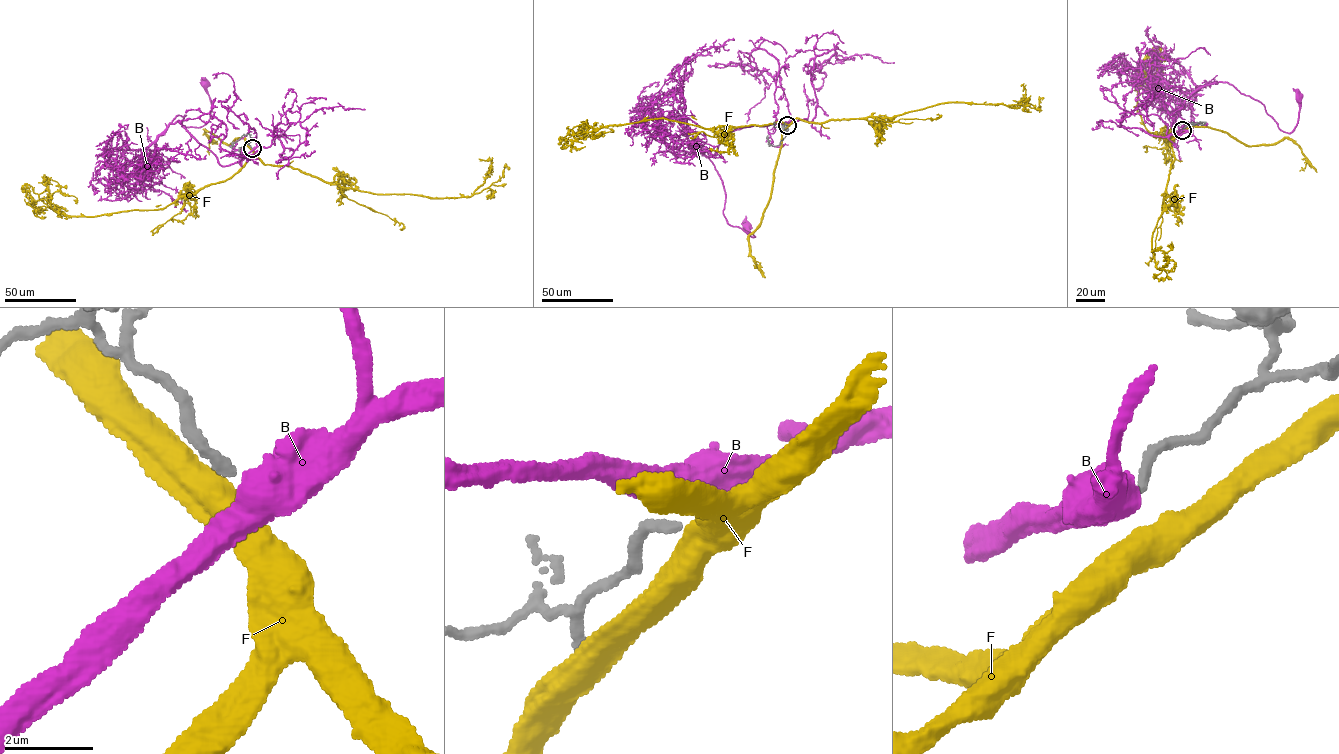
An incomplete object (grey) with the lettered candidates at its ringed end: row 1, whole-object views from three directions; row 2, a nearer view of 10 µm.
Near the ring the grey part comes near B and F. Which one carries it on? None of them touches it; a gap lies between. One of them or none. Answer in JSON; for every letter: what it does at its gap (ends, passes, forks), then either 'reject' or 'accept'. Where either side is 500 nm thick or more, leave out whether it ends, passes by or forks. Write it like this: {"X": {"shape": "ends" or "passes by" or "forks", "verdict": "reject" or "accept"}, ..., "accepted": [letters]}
{"B": {"verdict": "reject"}, "F": {"verdict": "reject"}, "accepted": []}

